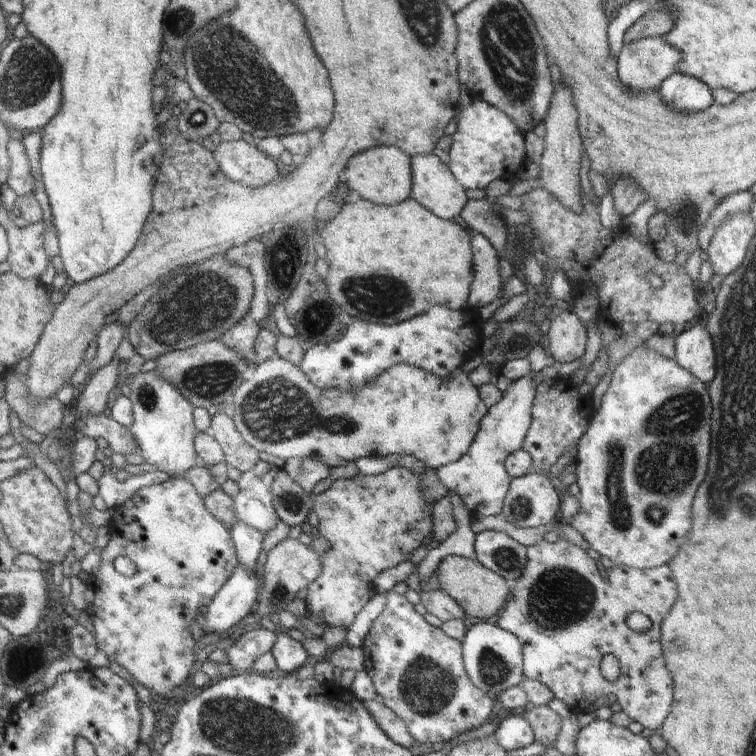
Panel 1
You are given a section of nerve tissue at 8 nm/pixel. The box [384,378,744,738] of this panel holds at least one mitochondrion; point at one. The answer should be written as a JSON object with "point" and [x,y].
{"point":[662,471]}

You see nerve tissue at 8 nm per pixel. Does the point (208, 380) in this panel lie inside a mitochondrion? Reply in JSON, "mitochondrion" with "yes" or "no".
{"mitochondrion":"yes"}

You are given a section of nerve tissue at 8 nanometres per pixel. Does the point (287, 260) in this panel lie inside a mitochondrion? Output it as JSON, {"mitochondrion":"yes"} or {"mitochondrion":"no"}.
{"mitochondrion":"yes"}

